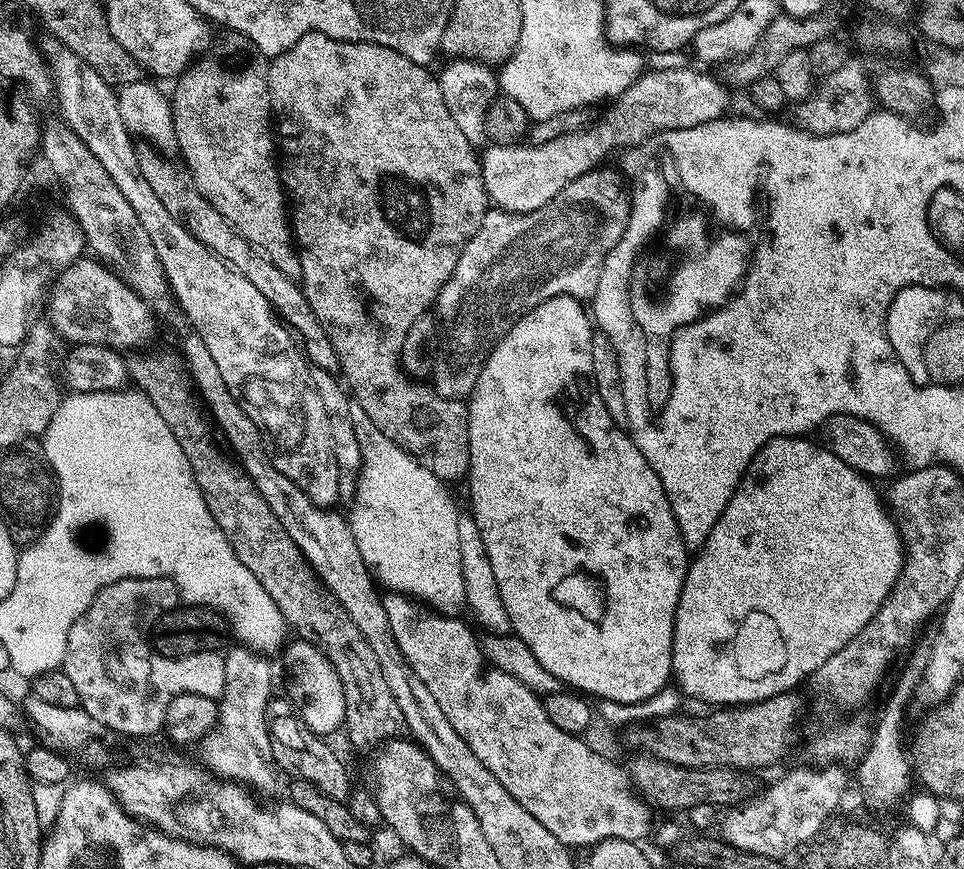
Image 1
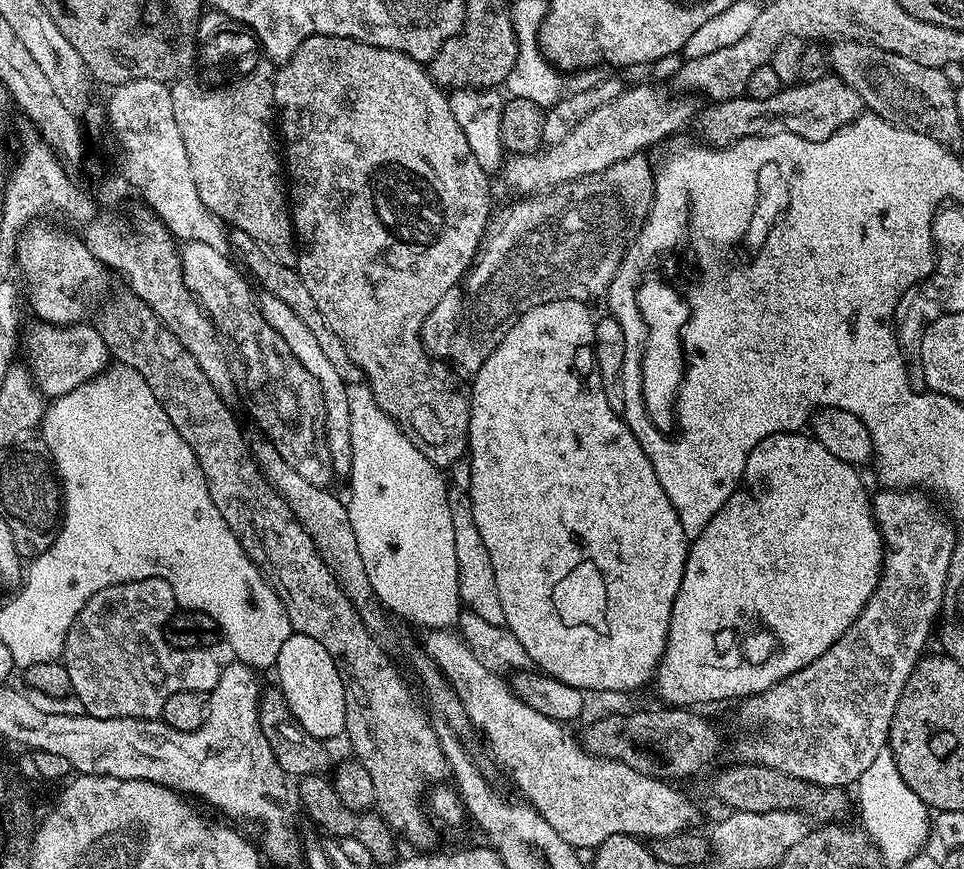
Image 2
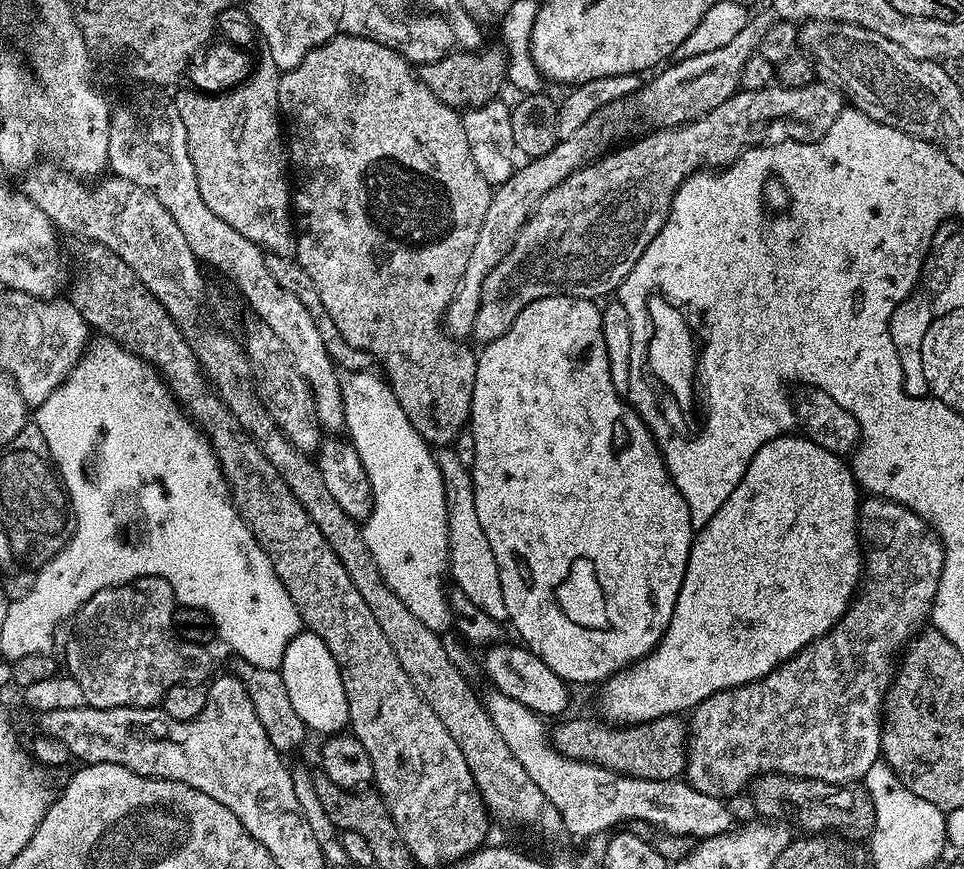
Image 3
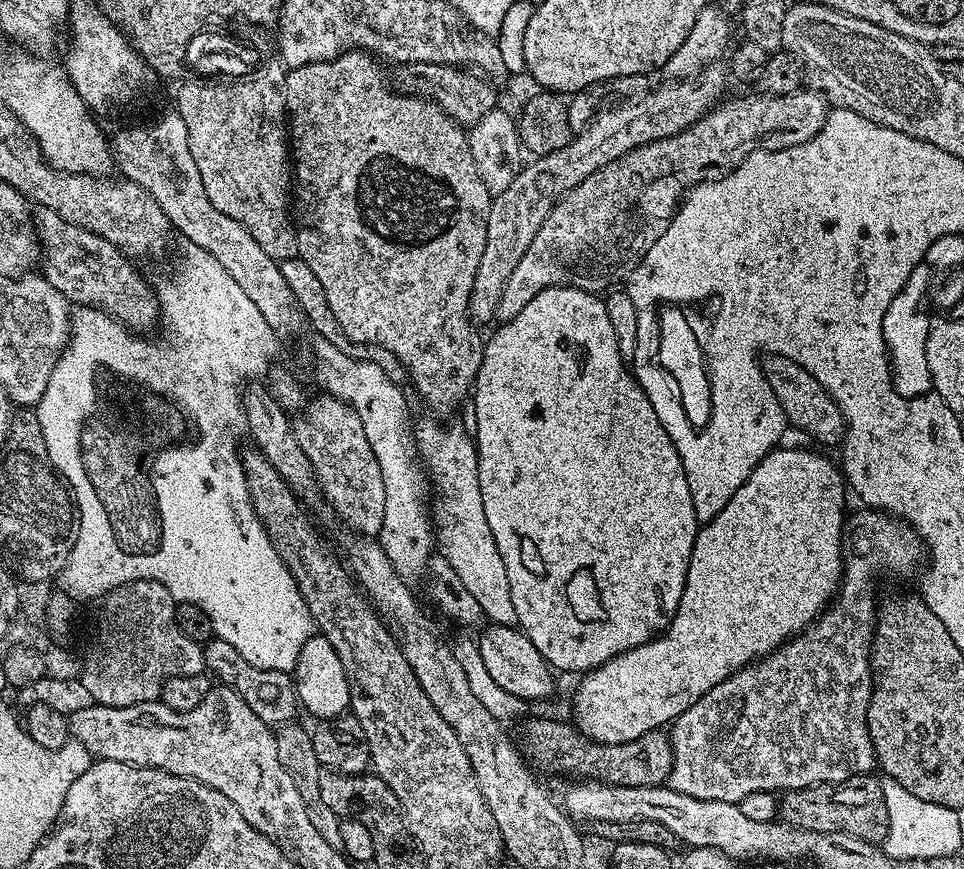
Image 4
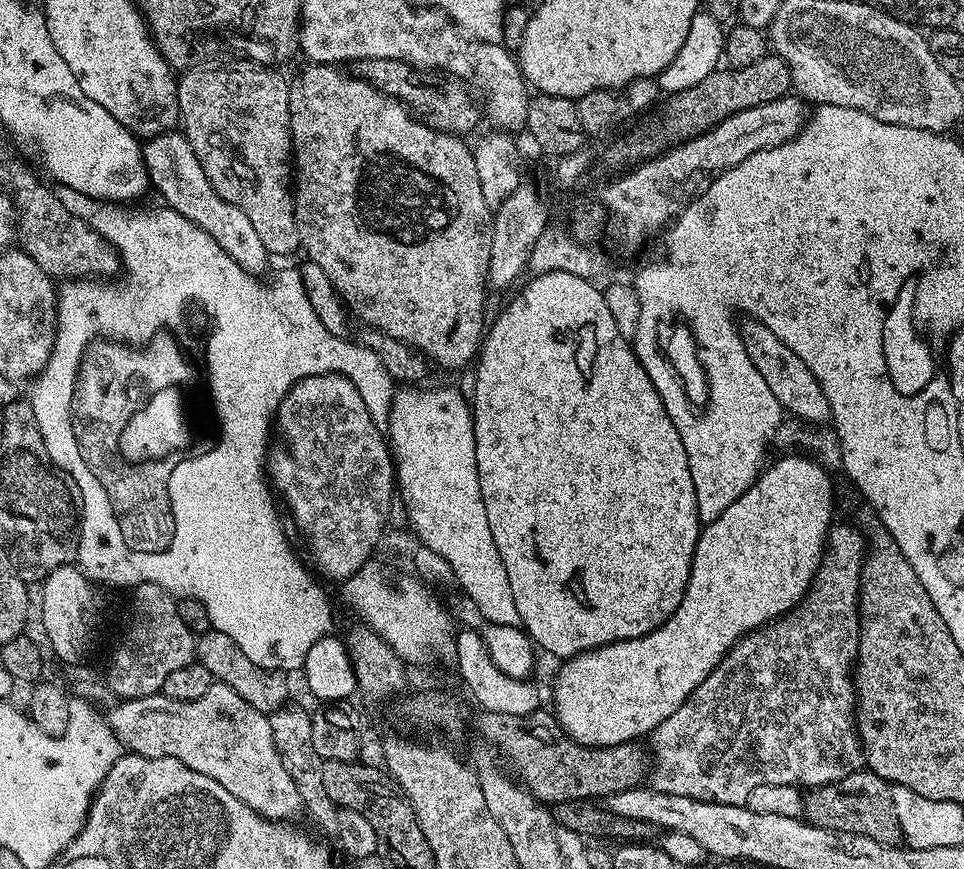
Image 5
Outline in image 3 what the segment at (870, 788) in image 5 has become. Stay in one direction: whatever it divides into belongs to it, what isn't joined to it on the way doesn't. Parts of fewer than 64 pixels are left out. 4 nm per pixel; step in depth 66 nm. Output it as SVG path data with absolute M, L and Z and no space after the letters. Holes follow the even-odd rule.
M758 776L750 785L750 799L757 813L768 822L787 822L804 834L835 834L845 841L867 841L876 825L874 806L868 791L855 783L832 786L821 780L801 780L795 776Z

